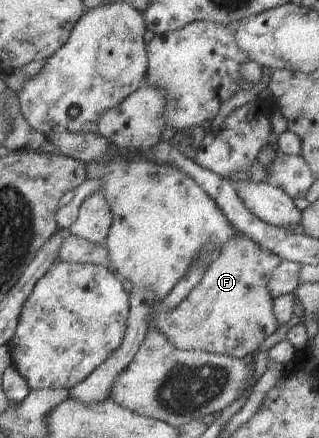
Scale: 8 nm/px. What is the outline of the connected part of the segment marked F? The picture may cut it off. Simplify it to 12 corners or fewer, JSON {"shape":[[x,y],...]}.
{"shape":[[245,233],[151,331],[245,358],[280,326],[283,258]]}

